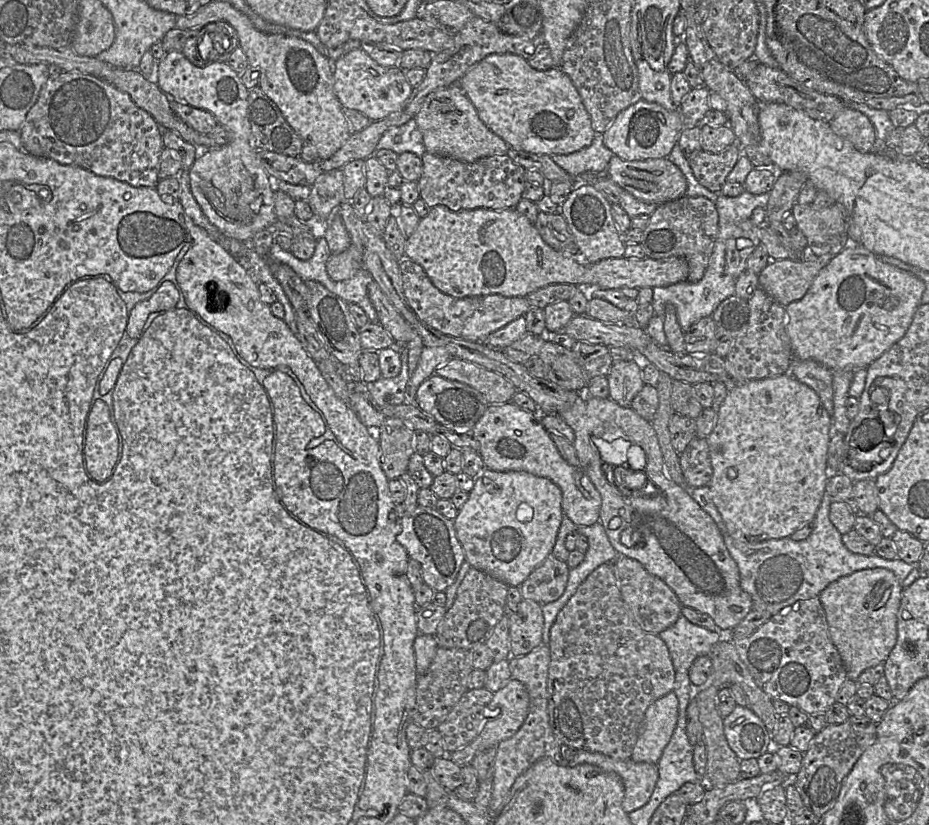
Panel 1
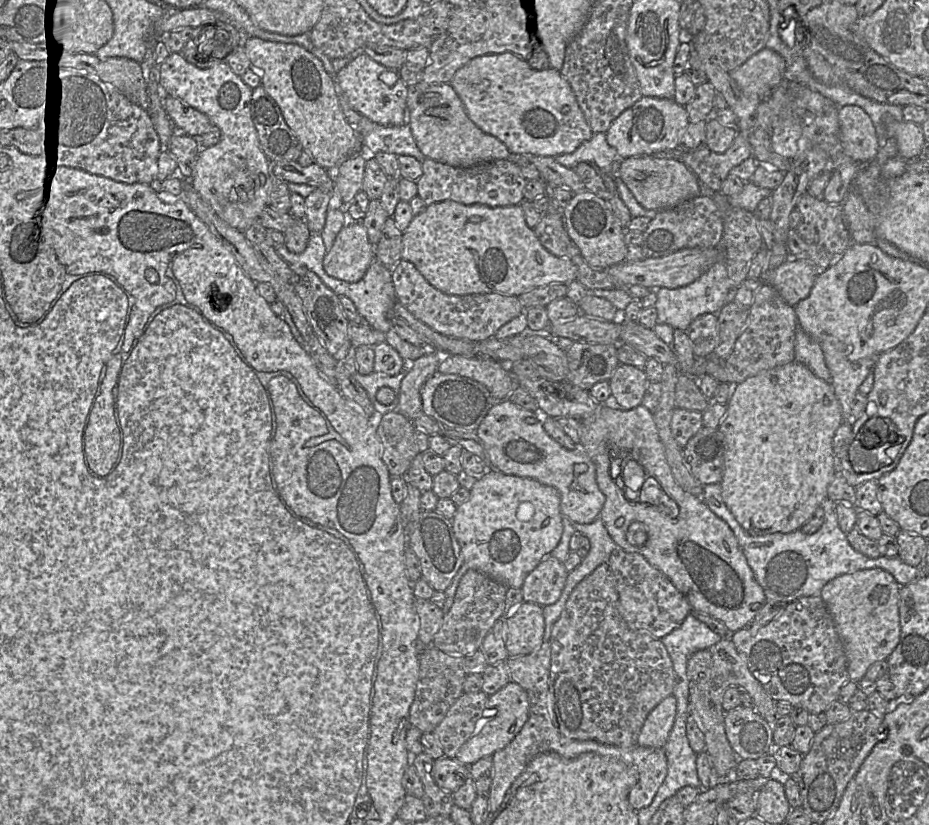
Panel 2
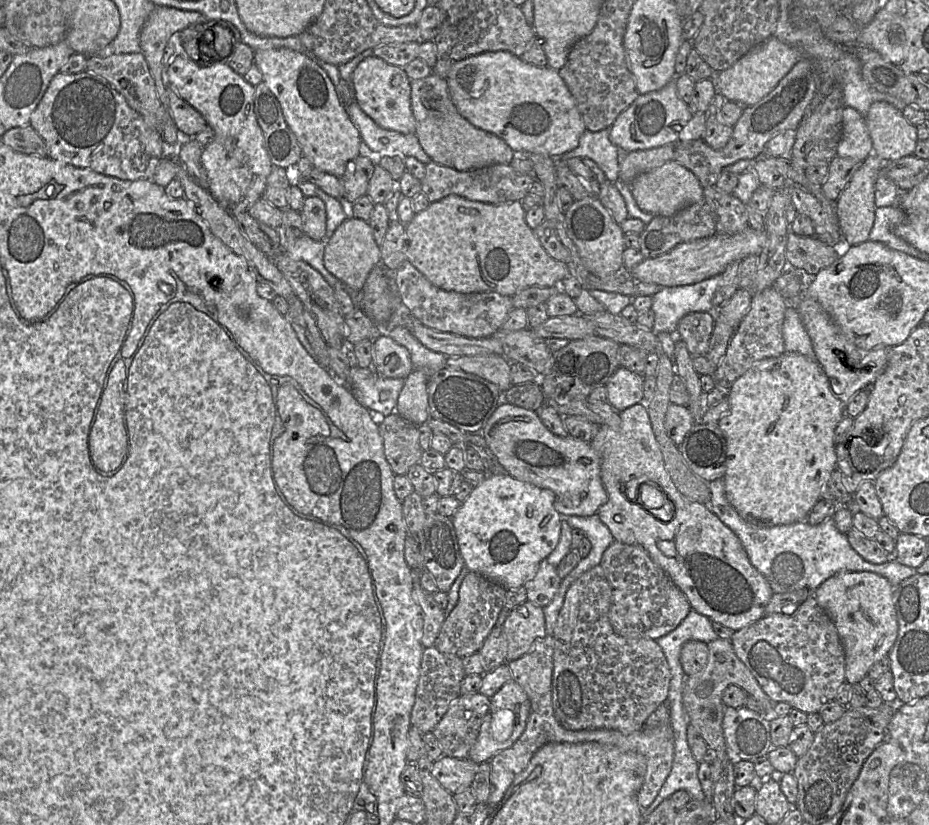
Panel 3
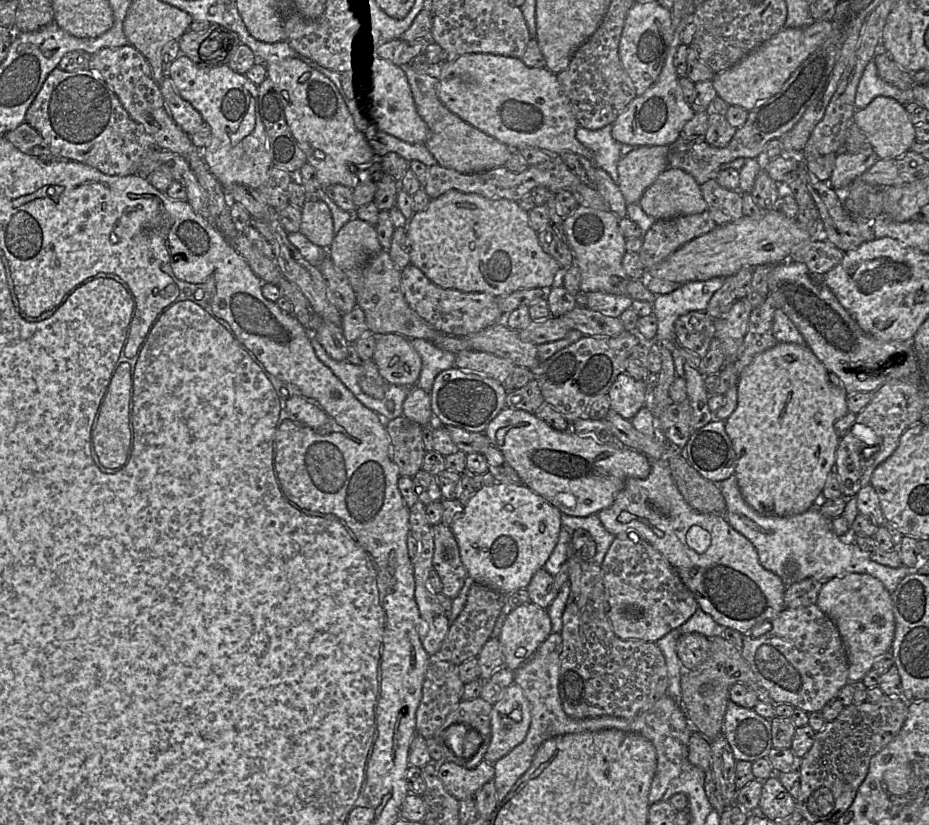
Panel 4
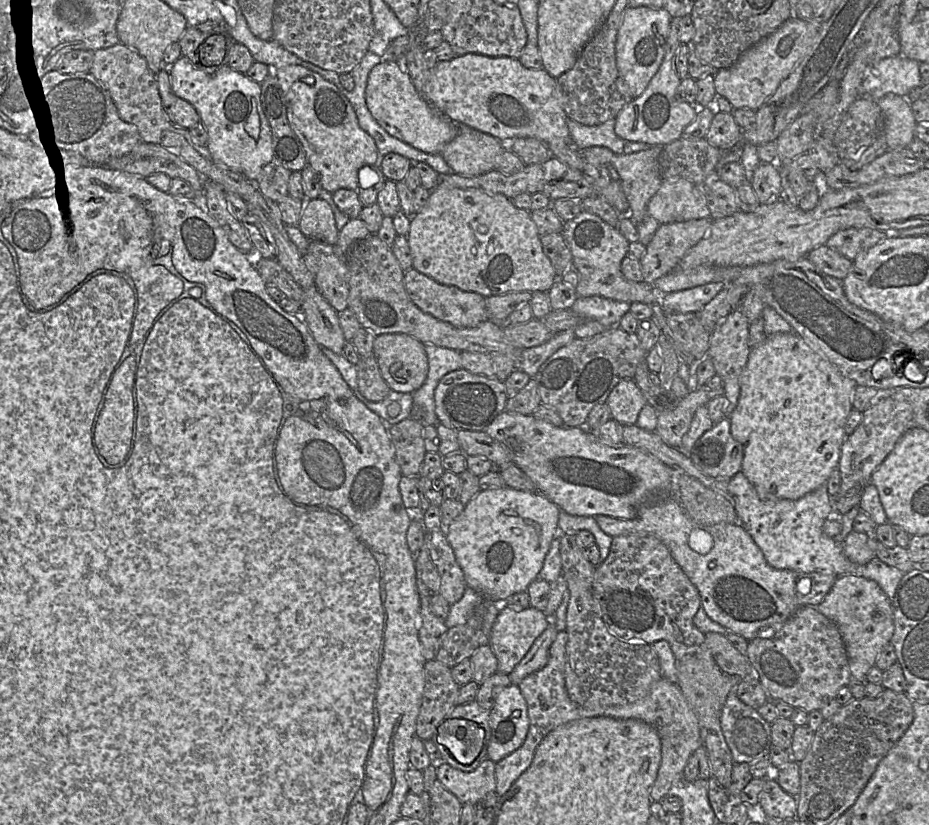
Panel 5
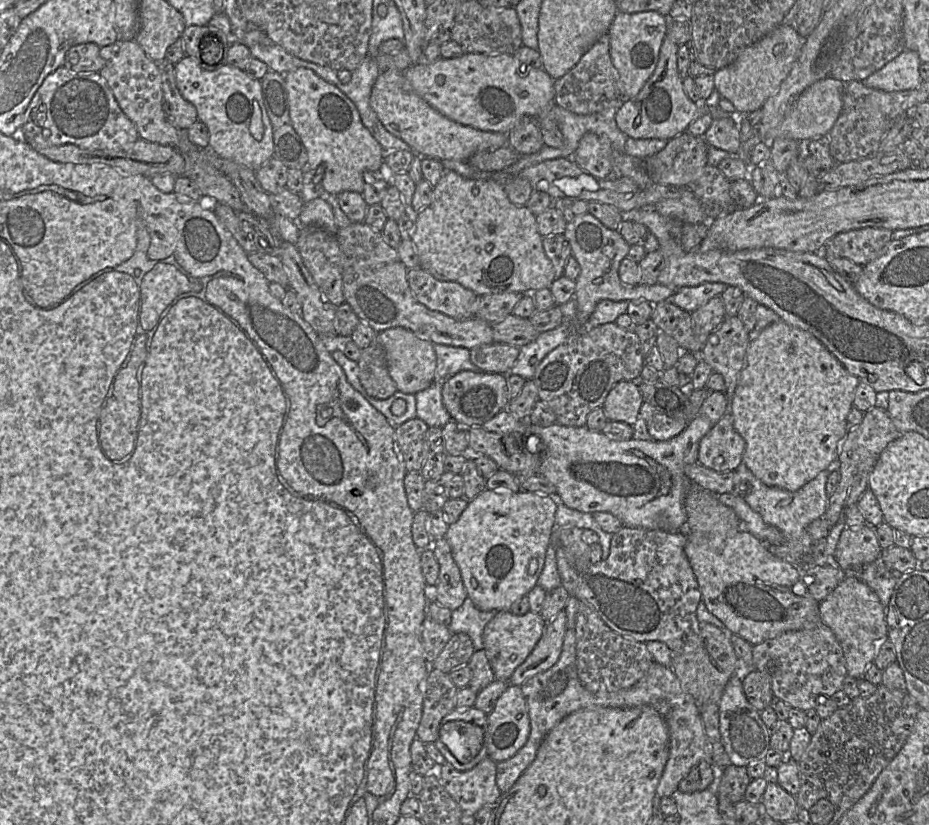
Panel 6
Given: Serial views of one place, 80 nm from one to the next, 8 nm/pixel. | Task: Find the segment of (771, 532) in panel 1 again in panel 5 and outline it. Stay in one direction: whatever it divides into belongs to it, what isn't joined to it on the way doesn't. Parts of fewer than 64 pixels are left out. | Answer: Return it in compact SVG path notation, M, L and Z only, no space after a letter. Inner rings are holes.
M789 332L769 335L763 342L751 347L747 363L740 375L739 385L738 401L735 409L729 416L730 433L743 447L743 459L740 471L754 486L759 498L762 501L797 500L827 482L832 471L838 466L840 449L846 436L848 436L845 433L845 424L853 409L852 394L857 386L856 382L843 376L835 365L814 351L798 334Z

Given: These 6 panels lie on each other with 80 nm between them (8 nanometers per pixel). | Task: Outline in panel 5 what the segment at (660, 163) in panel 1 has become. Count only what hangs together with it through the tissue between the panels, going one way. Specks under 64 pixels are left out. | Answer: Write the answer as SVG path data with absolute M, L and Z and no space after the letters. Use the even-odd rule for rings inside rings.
M673 177L663 180L647 204L647 215L660 224L710 217L706 200L692 182Z

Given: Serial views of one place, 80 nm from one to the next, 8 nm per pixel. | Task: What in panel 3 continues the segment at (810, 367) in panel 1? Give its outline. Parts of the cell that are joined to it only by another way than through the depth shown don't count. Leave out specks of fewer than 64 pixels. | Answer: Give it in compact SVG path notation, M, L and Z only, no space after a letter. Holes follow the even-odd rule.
M788 306L785 311L782 336L785 352L798 353L816 360L811 339L793 306Z

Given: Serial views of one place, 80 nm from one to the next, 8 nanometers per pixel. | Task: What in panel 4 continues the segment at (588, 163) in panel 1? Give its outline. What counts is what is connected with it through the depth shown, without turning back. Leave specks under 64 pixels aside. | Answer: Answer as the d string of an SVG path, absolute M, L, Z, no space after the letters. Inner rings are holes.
M613 123L598 130L588 130L582 126L576 129L576 138L580 143L593 153L592 161L596 167L605 170L612 180L618 184L618 163L621 156L623 144L613 139L611 129Z

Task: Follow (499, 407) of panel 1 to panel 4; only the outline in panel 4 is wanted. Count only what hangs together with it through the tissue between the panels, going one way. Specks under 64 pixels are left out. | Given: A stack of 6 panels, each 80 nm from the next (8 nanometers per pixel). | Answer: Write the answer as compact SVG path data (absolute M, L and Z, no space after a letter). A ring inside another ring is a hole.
M503 408L484 431L526 486L561 513L576 517L598 514L610 507L629 478L647 478L651 459L625 445L608 445L582 438L571 428L558 431L536 414Z

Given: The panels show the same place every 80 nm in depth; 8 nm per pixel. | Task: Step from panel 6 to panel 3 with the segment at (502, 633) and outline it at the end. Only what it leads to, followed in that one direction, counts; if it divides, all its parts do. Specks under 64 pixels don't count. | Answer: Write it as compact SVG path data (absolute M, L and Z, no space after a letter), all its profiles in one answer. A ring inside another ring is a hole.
M528 600L519 604L509 612L502 629L506 638L506 662L520 658L527 654L537 641L547 636L543 607Z

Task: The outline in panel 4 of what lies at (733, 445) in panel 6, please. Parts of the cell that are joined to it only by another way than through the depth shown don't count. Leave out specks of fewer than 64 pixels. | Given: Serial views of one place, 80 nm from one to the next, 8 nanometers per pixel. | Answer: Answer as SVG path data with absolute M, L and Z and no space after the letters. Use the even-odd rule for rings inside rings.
M714 418L693 431L683 448L690 466L715 484L729 478L735 471L735 452L724 421Z

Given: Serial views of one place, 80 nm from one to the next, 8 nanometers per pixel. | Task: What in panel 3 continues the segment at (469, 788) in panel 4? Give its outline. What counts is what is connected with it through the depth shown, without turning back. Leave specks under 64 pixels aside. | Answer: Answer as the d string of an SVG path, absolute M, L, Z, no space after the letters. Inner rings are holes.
M442 756L433 763L433 776L452 795L471 787L479 764L466 759Z

